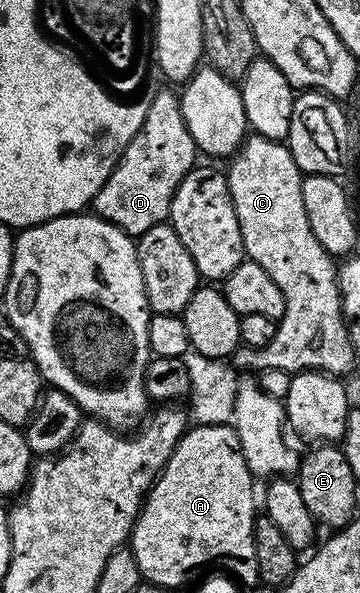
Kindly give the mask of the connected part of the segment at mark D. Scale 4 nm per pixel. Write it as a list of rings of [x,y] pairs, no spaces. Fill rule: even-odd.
[[[163,90],[156,91],[143,112],[143,124],[138,134],[129,142],[107,180],[106,220],[132,238],[141,237],[145,230],[164,223],[171,214],[171,199],[176,186],[187,172],[196,167],[195,156],[197,149],[185,126],[179,96]]]

